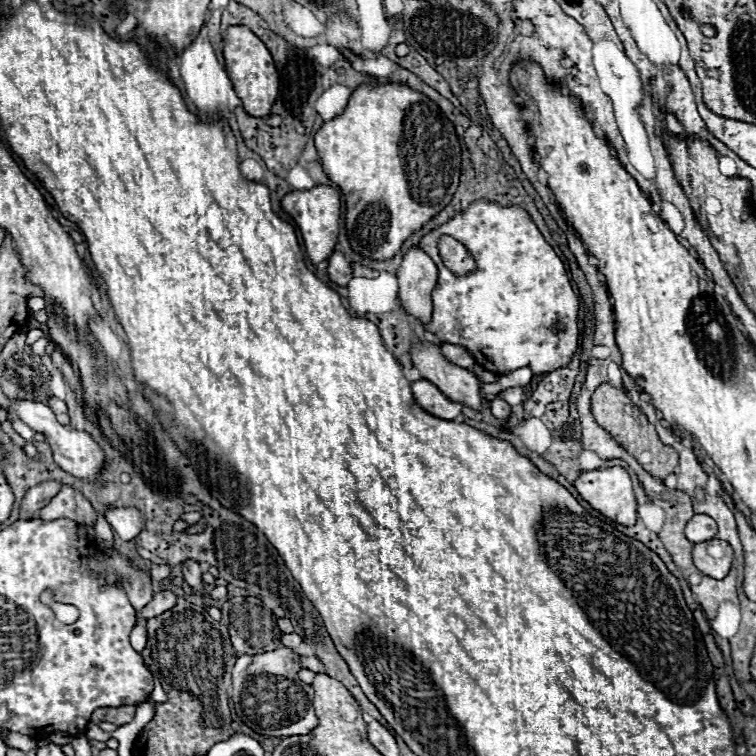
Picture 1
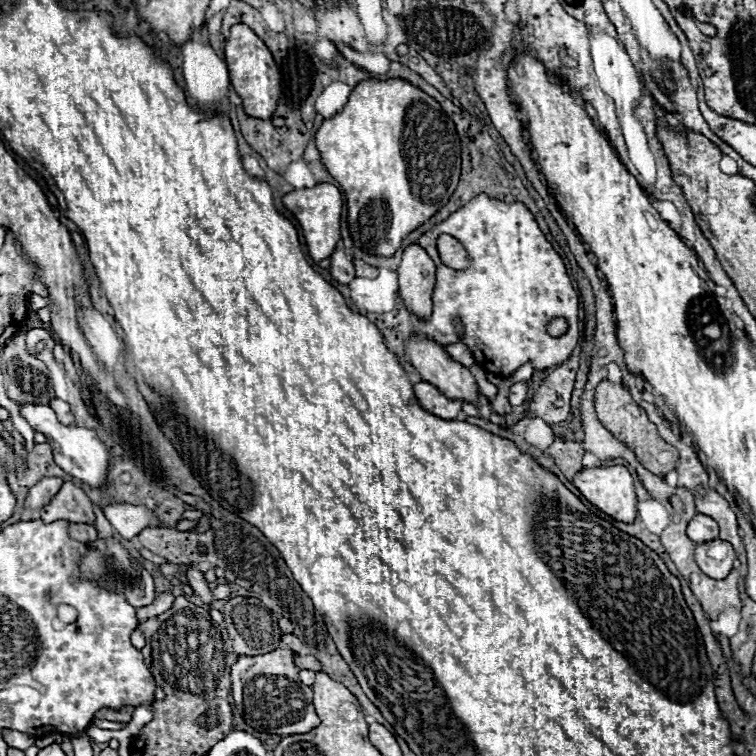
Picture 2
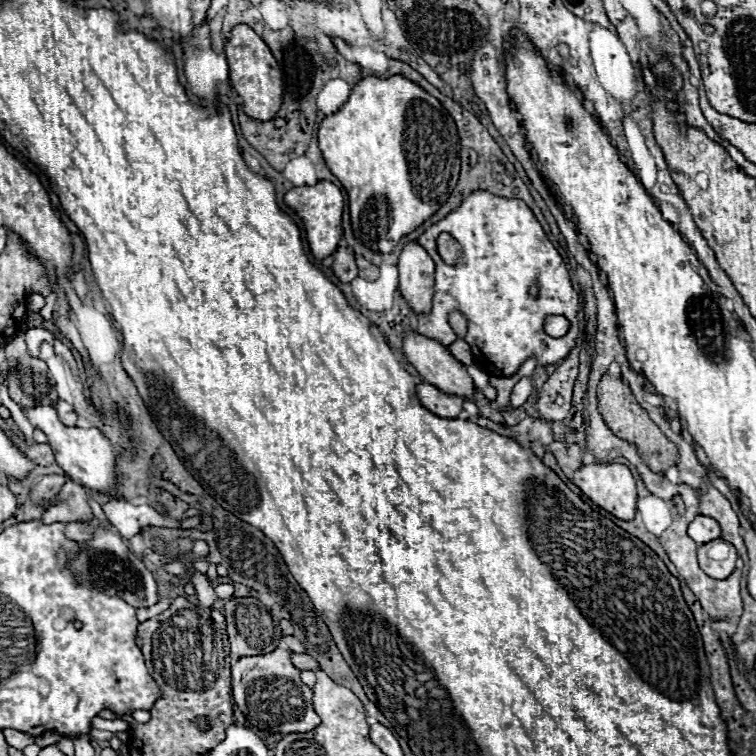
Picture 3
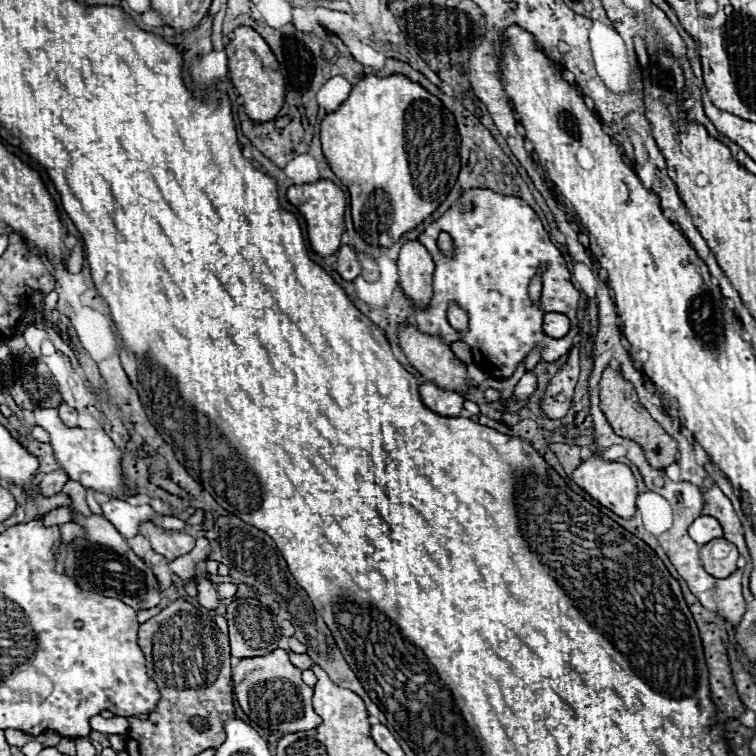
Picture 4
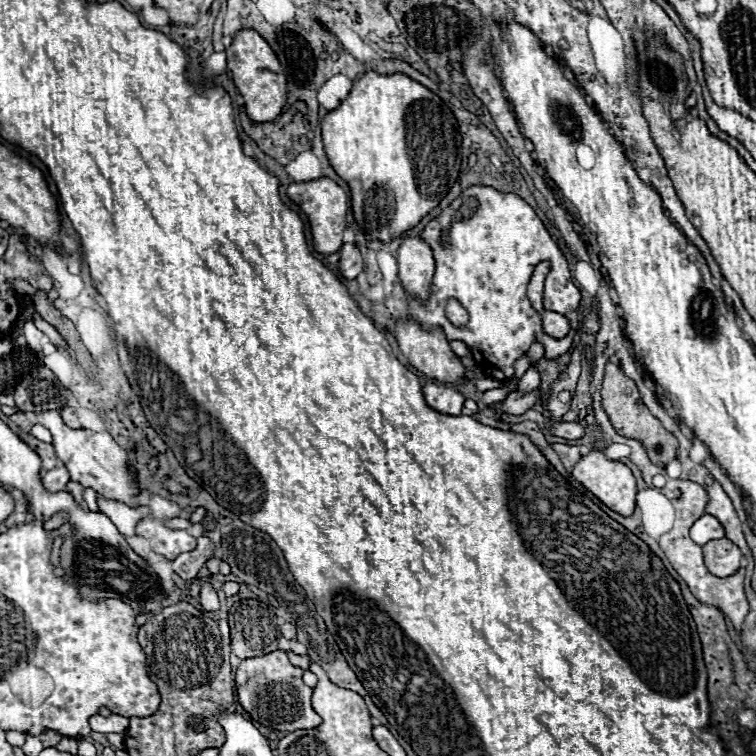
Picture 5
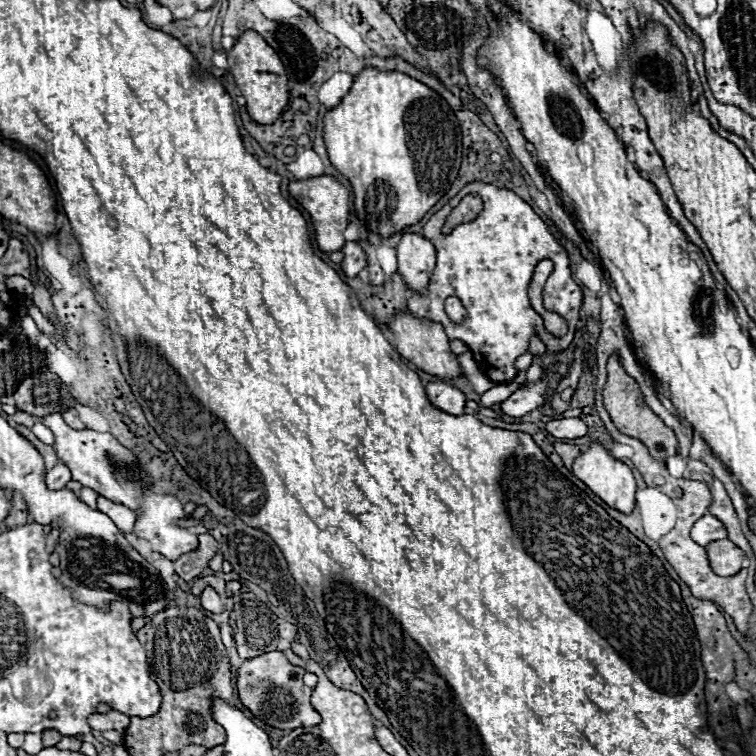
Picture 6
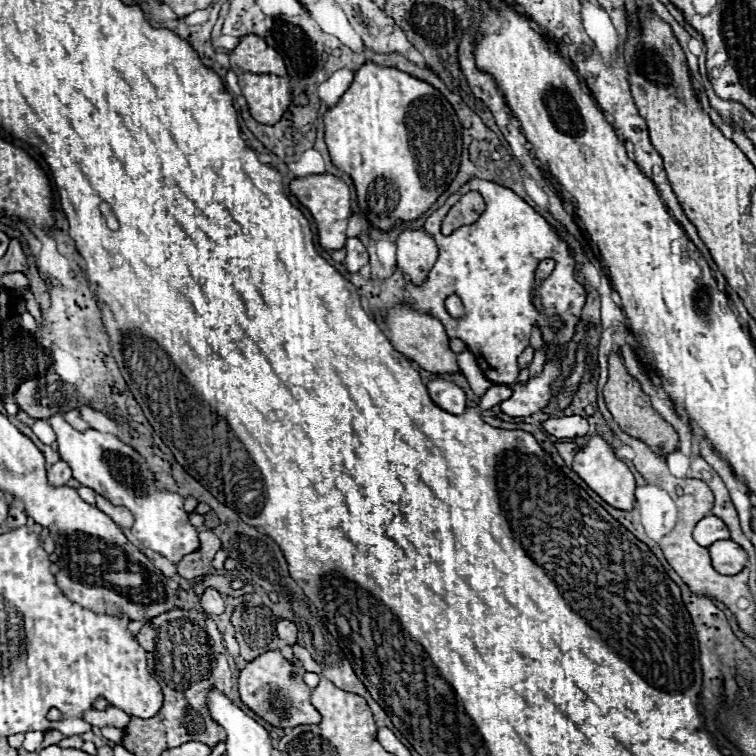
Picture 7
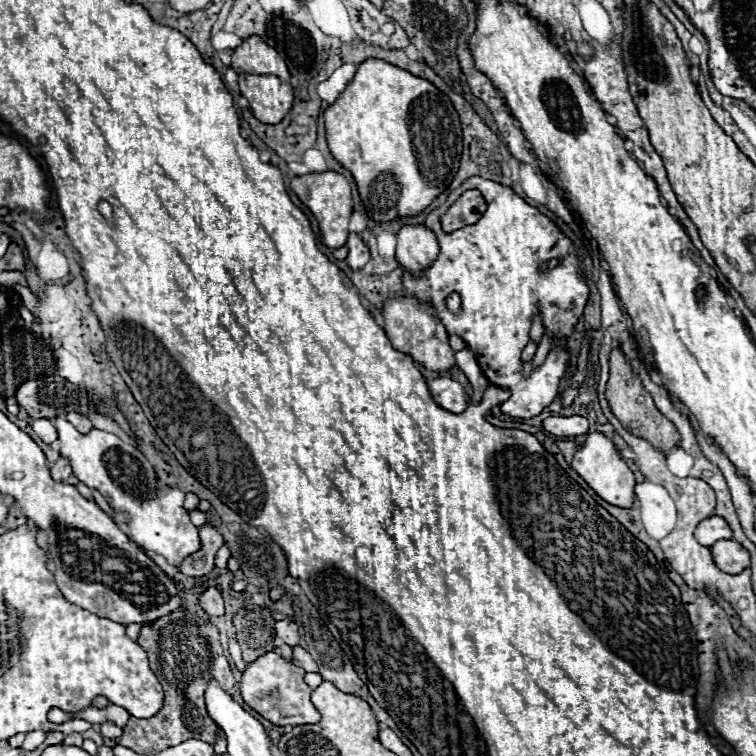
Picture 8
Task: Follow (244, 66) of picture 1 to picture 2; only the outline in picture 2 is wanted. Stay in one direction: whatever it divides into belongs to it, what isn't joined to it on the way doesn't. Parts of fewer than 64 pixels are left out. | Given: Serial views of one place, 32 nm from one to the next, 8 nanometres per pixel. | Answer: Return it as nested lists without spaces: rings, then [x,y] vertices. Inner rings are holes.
[[[236,24],[230,28],[230,36],[226,38],[226,64],[230,72],[230,82],[236,90],[236,94],[244,102],[244,112],[252,118],[260,120],[270,120],[278,100],[280,100],[280,70],[266,48],[266,44],[246,26],[246,24]]]

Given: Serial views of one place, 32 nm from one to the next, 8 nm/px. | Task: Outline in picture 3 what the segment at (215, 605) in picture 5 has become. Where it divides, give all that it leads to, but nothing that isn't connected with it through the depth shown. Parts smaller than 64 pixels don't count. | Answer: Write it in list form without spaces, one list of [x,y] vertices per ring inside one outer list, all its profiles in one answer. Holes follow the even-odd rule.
[[[192,572],[190,580],[192,580],[194,588],[196,588],[196,596],[198,596],[200,604],[206,606],[206,608],[214,608],[214,604],[216,604],[218,598],[216,598],[216,592],[214,592],[210,580],[204,574],[198,574],[198,572]]]

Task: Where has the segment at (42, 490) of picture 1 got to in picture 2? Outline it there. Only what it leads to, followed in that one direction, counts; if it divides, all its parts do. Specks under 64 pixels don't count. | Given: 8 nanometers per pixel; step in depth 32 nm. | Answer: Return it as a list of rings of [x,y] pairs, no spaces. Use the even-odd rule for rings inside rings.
[[[56,476],[42,478],[36,486],[30,488],[24,506],[30,506],[30,508],[36,510],[36,508],[42,508],[42,506],[50,504],[50,500],[58,494],[58,490],[62,488],[62,484],[64,484],[64,480],[62,478],[56,478]]]

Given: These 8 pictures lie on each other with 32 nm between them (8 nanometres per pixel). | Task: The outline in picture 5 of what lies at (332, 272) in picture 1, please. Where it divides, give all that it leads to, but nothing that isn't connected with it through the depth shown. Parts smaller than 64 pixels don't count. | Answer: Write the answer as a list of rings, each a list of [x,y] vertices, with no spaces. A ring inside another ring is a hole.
[[[344,244],[340,248],[340,272],[344,274],[344,278],[352,280],[356,278],[362,270],[364,270],[364,260],[362,260],[362,254],[360,254],[360,248],[356,244]]]

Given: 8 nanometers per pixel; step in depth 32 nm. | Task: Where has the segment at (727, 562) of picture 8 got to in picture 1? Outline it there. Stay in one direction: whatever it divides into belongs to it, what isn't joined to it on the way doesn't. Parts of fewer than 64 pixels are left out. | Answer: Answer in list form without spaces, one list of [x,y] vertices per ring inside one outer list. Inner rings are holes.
[[[714,538],[714,540],[694,544],[692,560],[702,574],[716,578],[716,580],[722,580],[732,568],[734,552],[728,542]]]

